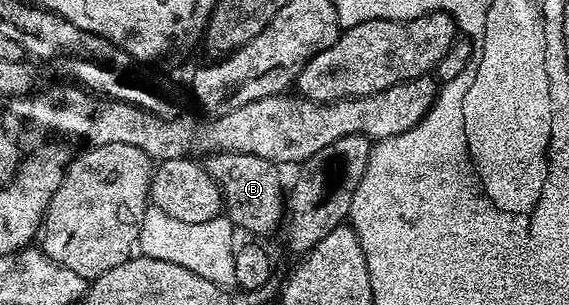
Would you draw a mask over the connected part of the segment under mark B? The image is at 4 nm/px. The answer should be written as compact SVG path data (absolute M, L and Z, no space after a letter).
M216 152L205 157L206 169L222 189L224 197L224 212L233 222L235 229L255 232L258 236L266 236L278 228L278 223L284 220L284 188L282 192L282 176L279 165L270 160L260 158L256 154L240 152Z

